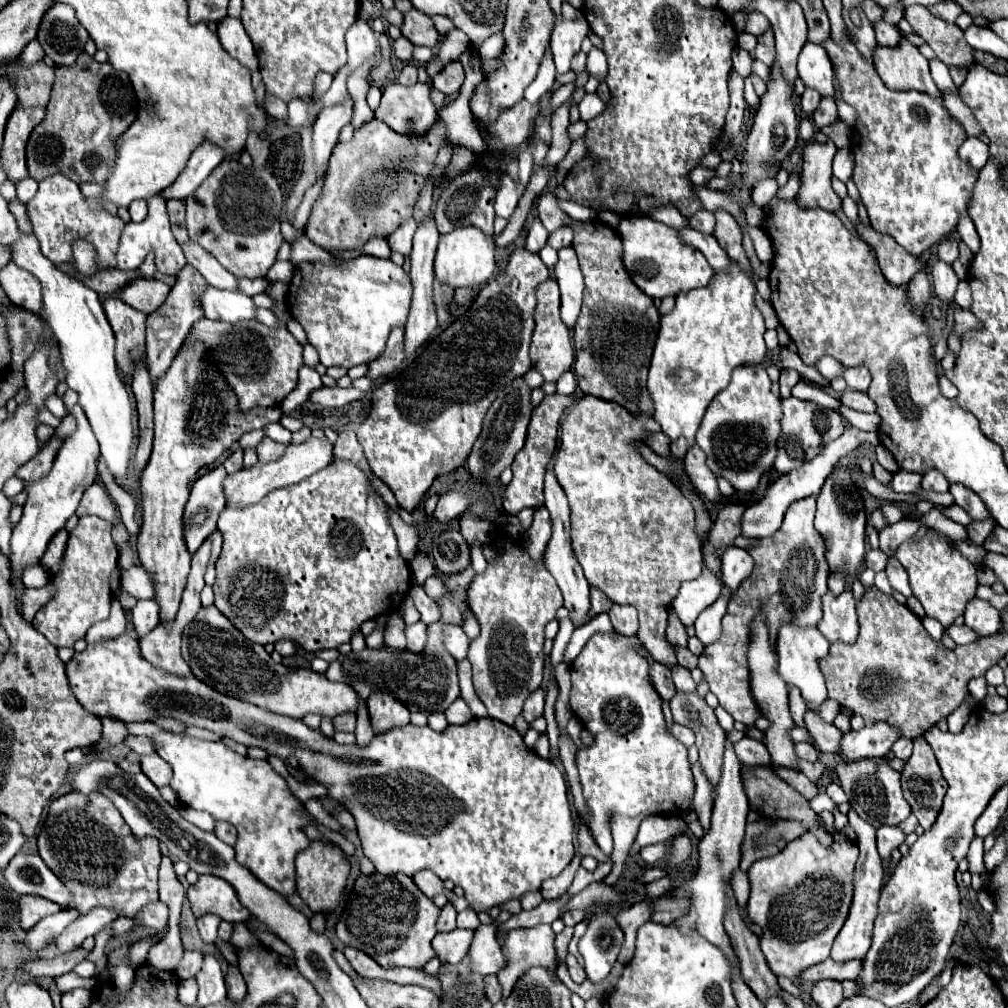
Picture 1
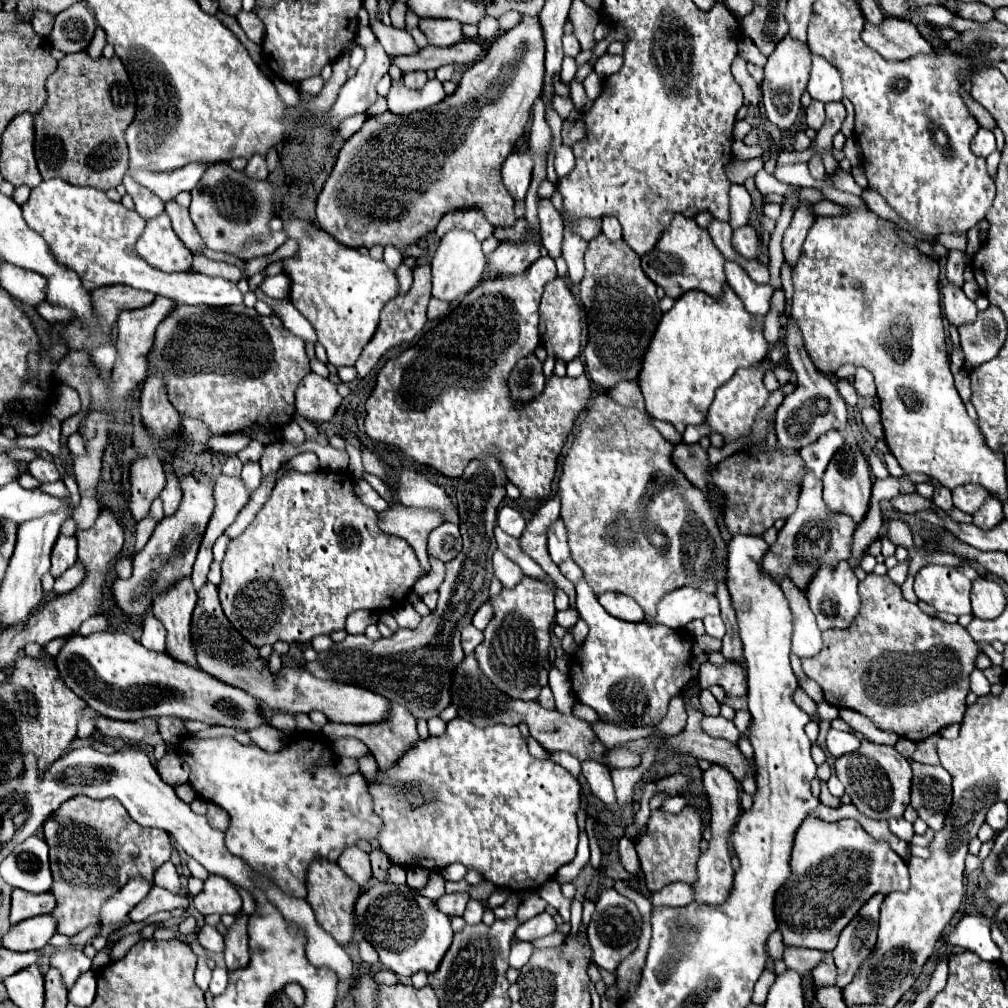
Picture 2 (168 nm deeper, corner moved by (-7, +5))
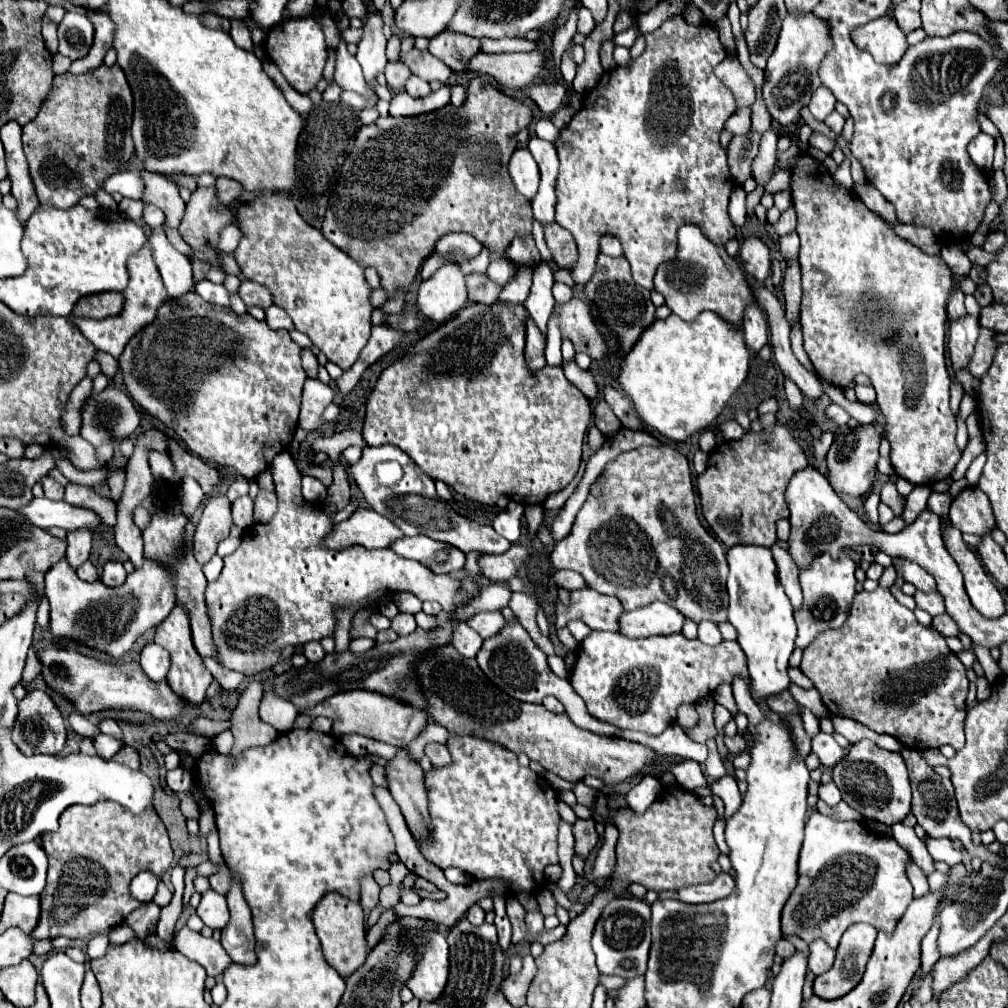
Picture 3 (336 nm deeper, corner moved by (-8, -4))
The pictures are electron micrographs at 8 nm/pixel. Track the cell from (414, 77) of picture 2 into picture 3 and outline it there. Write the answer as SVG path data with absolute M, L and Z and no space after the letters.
M412 75L406 83L406 91L412 95L412 97L426 97L430 93L430 85L424 83L420 77Z

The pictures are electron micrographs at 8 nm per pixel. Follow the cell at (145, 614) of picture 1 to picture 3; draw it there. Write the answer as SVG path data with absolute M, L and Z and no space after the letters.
M148 643L140 653L140 665L148 673L148 677L152 677L154 681L164 681L170 667L168 651L156 643Z

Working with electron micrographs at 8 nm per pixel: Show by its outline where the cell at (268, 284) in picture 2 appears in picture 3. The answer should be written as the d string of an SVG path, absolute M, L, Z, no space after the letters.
M246 279L242 281L238 295L244 299L244 303L248 307L254 305L254 307L260 307L260 309L268 309L272 305L272 301L274 301L268 287L264 287L260 283L254 283L254 281L246 281Z

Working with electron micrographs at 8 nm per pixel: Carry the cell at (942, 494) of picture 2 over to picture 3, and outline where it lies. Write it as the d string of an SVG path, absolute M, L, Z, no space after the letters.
M948 525L944 529L944 543L948 553L958 563L960 571L964 573L964 585L966 593L972 601L972 605L984 615L984 617L1000 617L1004 615L1004 599L994 581L984 571L980 559L976 553L972 553L966 543L962 541L960 529L954 525Z

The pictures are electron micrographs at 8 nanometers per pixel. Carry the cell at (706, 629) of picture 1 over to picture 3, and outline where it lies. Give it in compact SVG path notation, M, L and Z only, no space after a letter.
M702 621L702 623L698 625L698 639L700 639L702 643L706 643L706 645L718 645L718 643L722 641L722 635L720 635L716 623L712 623L712 621Z

